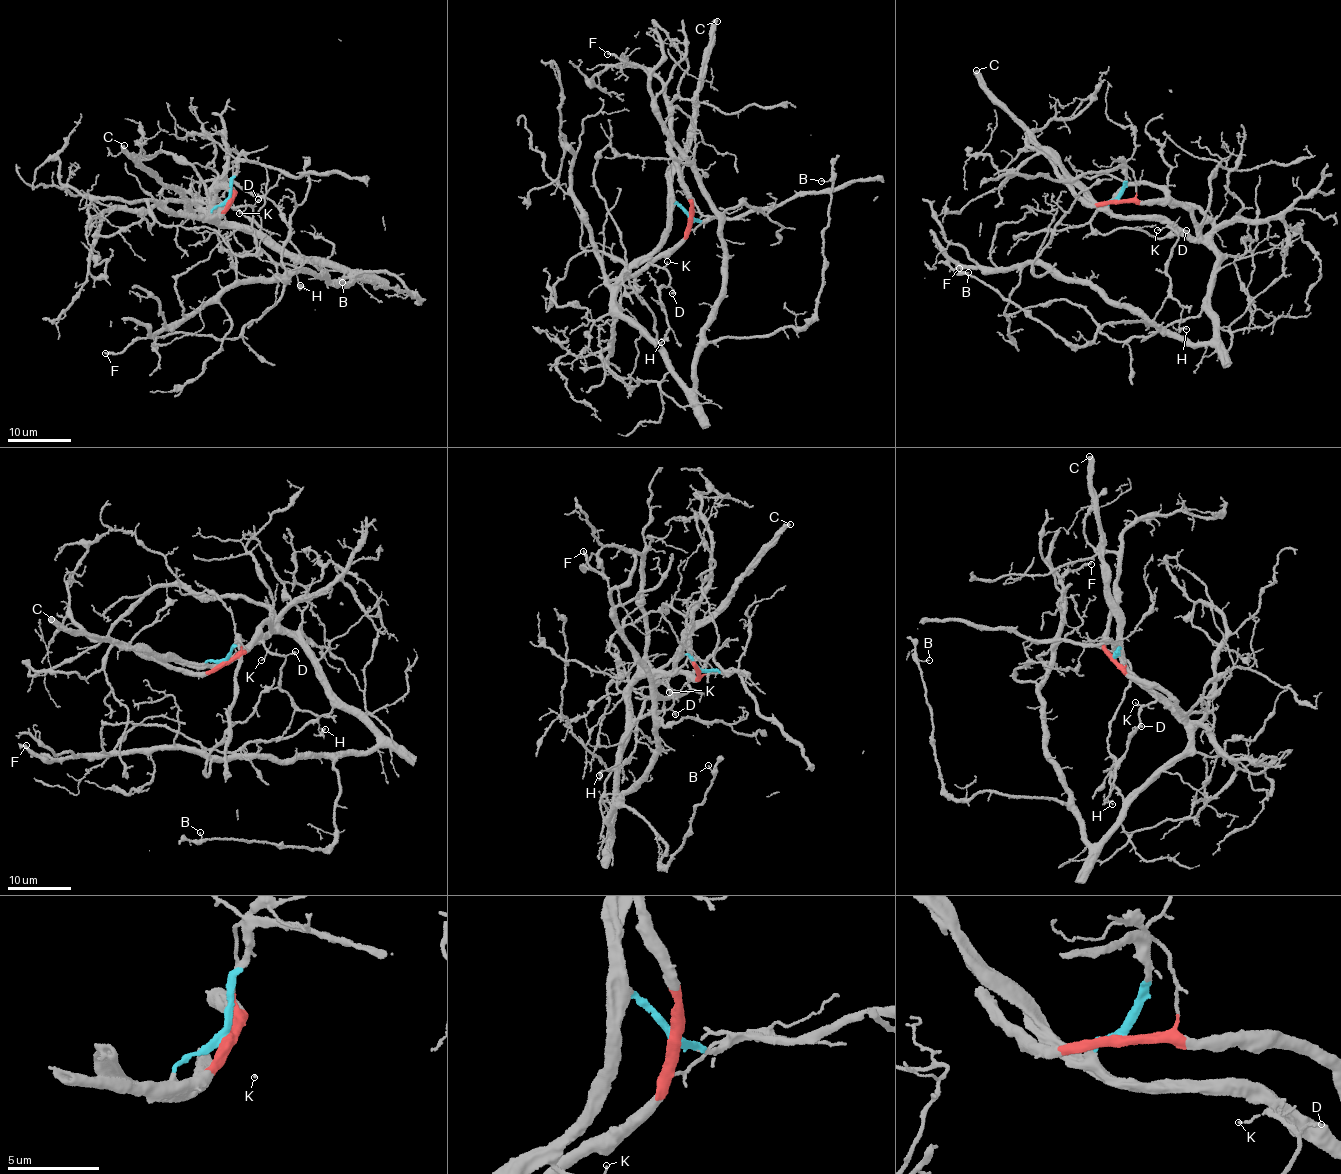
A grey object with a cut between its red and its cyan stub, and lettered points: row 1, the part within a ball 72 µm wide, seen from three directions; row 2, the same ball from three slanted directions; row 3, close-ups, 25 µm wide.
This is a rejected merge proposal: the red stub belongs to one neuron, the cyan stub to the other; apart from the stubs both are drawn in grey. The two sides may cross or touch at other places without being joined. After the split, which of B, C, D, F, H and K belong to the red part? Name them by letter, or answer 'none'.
B, F

